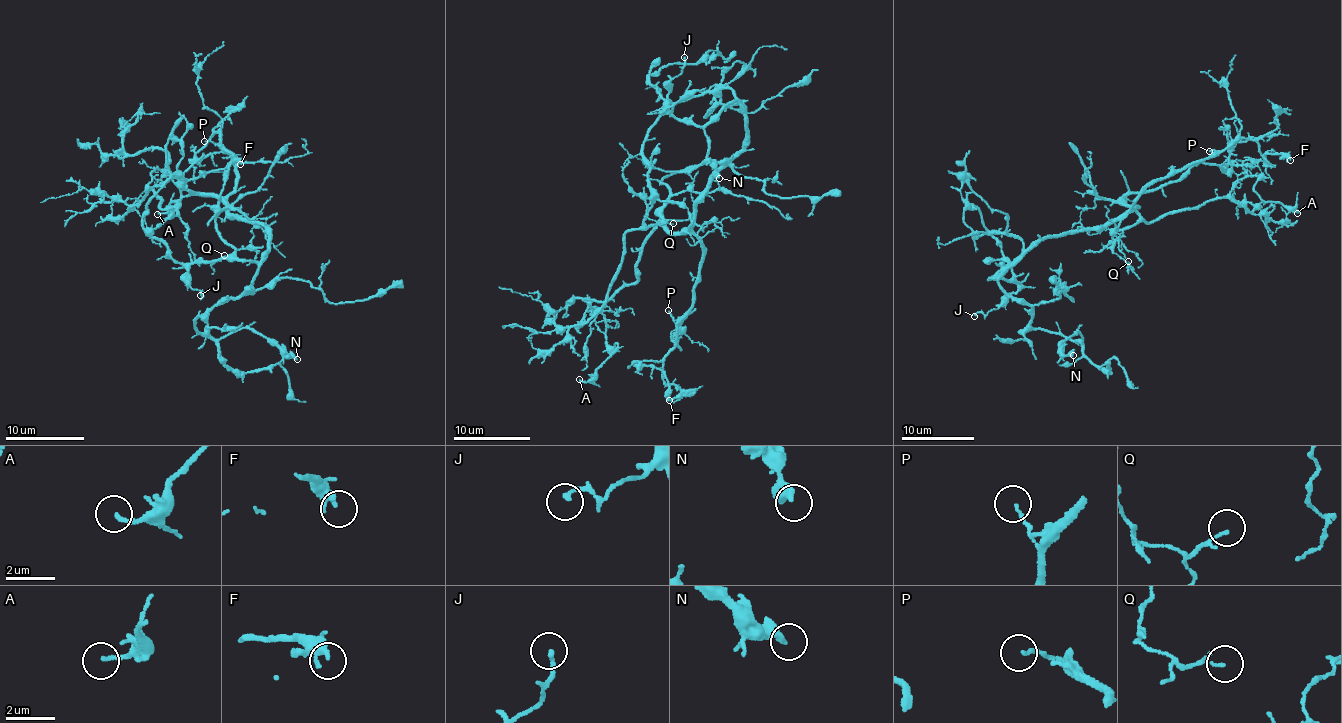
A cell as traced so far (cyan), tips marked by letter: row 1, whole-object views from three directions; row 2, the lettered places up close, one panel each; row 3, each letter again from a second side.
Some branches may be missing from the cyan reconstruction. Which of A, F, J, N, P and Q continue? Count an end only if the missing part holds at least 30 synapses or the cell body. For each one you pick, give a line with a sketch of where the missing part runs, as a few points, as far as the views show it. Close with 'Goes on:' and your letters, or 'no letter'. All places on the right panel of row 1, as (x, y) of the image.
Goes on: no letter

